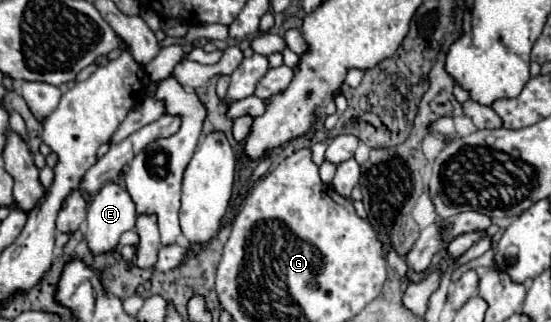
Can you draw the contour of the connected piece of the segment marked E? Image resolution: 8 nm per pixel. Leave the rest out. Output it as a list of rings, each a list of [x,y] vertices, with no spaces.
[[[105,184],[89,204],[85,240],[91,254],[103,254],[117,246],[123,232],[133,230],[137,222],[135,202],[129,192],[117,184]]]

